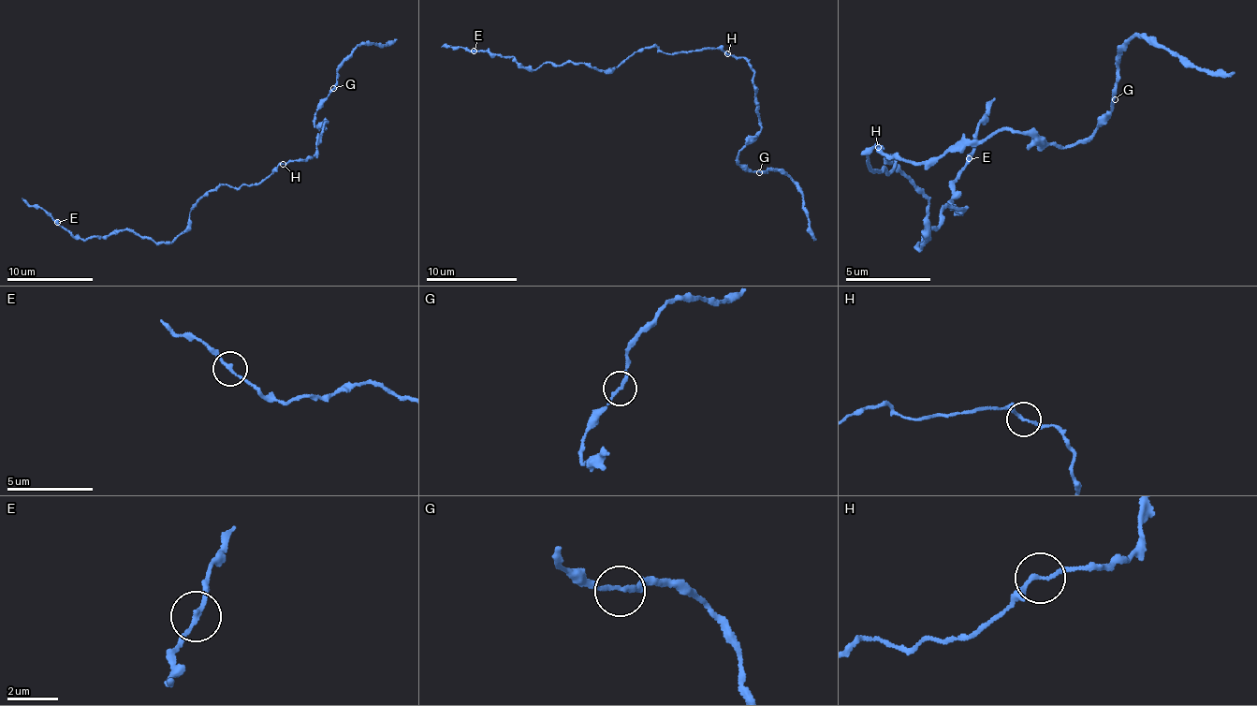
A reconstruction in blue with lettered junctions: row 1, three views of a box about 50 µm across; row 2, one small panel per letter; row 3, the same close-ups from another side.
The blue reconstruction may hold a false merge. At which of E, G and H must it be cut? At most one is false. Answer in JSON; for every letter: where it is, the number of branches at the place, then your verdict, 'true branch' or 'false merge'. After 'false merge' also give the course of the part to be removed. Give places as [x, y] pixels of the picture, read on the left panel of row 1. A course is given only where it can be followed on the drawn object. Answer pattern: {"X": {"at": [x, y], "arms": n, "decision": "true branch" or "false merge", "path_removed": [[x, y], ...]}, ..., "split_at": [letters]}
{"E": {"at": [57, 222], "arms": 2, "decision": "true branch"}, "G": {"at": [333, 88], "arms": 2, "decision": "true branch"}, "H": {"at": [283, 164], "arms": 2, "decision": "true branch"}, "split_at": []}

